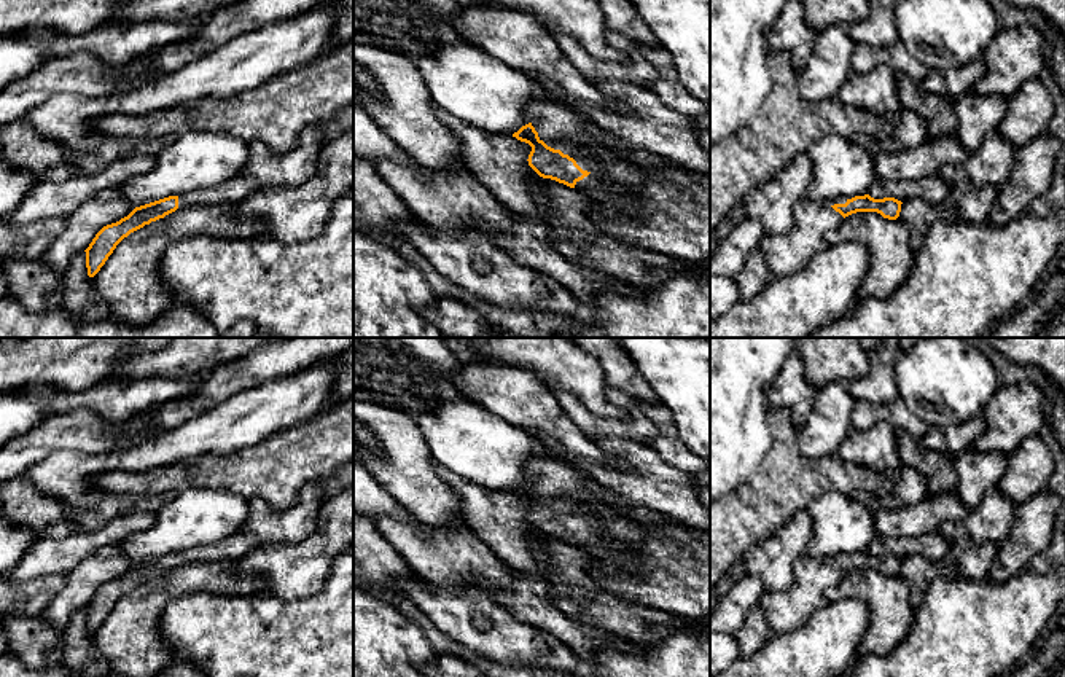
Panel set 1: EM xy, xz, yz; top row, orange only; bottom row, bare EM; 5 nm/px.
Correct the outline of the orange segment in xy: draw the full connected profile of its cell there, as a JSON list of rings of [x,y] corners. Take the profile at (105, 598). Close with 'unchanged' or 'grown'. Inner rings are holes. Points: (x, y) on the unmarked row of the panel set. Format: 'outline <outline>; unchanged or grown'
outline [[[236,532],[213,545],[201,545],[135,564],[127,573],[103,583],[84,607],[88,632],[94,634],[113,610],[116,602],[145,581],[164,575],[177,565],[207,564],[213,561],[234,562],[258,546],[261,545],[250,534]]]; grown

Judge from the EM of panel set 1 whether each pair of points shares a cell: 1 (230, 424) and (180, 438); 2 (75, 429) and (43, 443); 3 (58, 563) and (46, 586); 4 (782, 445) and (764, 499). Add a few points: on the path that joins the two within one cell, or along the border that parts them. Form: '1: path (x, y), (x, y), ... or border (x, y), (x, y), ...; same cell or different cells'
1: path (217, 430), (193, 438); same cell
2: path (67, 430), (51, 435); same cell
3: border (64, 574), (50, 574), (16, 583); different cells
4: path (782, 457), (782, 481), (777, 486); same cell

